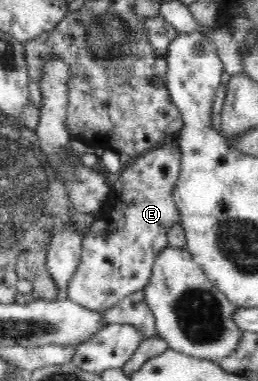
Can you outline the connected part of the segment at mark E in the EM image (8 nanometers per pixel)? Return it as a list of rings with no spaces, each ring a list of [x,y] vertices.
[[[178,142],[165,143],[150,152],[144,152],[142,157],[136,157],[123,167],[111,183],[111,191],[103,209],[95,214],[91,228],[83,234],[83,249],[81,261],[76,273],[68,282],[69,300],[90,310],[108,310],[115,307],[124,297],[136,291],[143,291],[152,277],[154,261],[158,255],[169,246],[166,233],[180,221],[179,208],[174,200],[174,189],[178,183],[182,168],[182,155]]]

